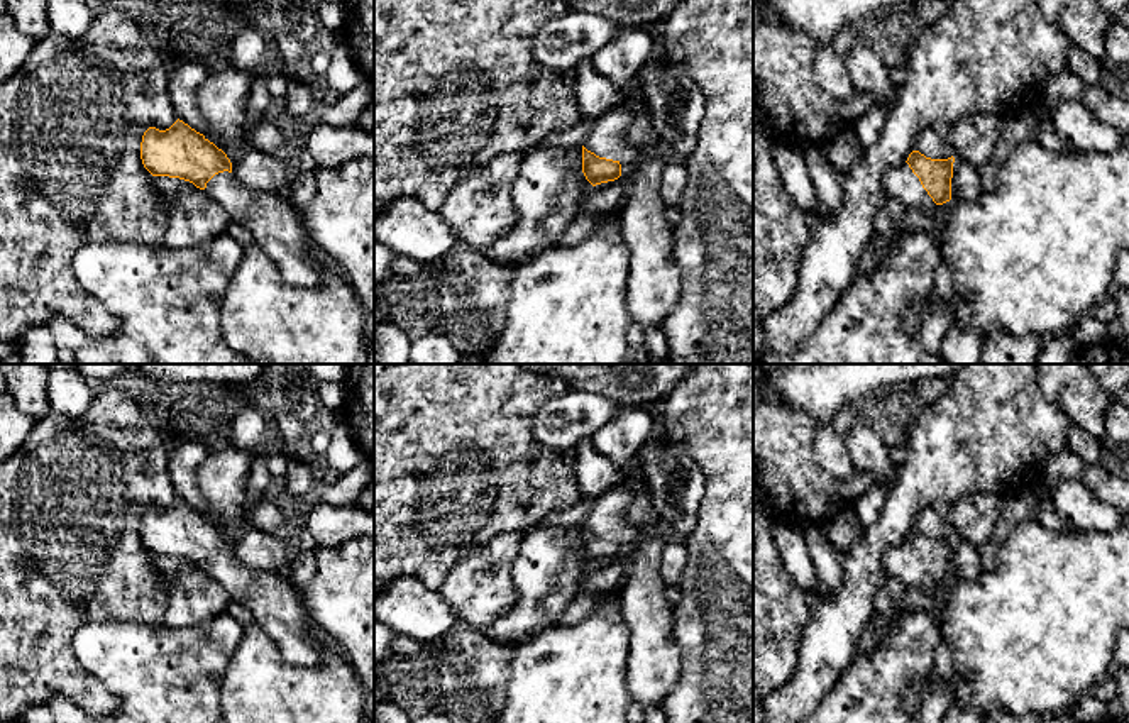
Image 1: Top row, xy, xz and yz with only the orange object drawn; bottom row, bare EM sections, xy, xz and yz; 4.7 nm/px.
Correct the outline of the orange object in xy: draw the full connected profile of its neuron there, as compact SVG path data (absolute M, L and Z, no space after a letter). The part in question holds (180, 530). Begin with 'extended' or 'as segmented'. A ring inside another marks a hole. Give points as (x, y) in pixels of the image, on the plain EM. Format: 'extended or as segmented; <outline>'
extended; M183 499L169 508L149 506L140 522L140 538L152 555L179 557L212 576L229 599L245 606L256 625L278 645L289 665L315 665L318 640L301 591L283 572L245 567L234 554L227 533Z

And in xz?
extended; M625 481L594 499L582 522L582 552L592 566L633 554L640 540L628 520L633 493L635 486Z

